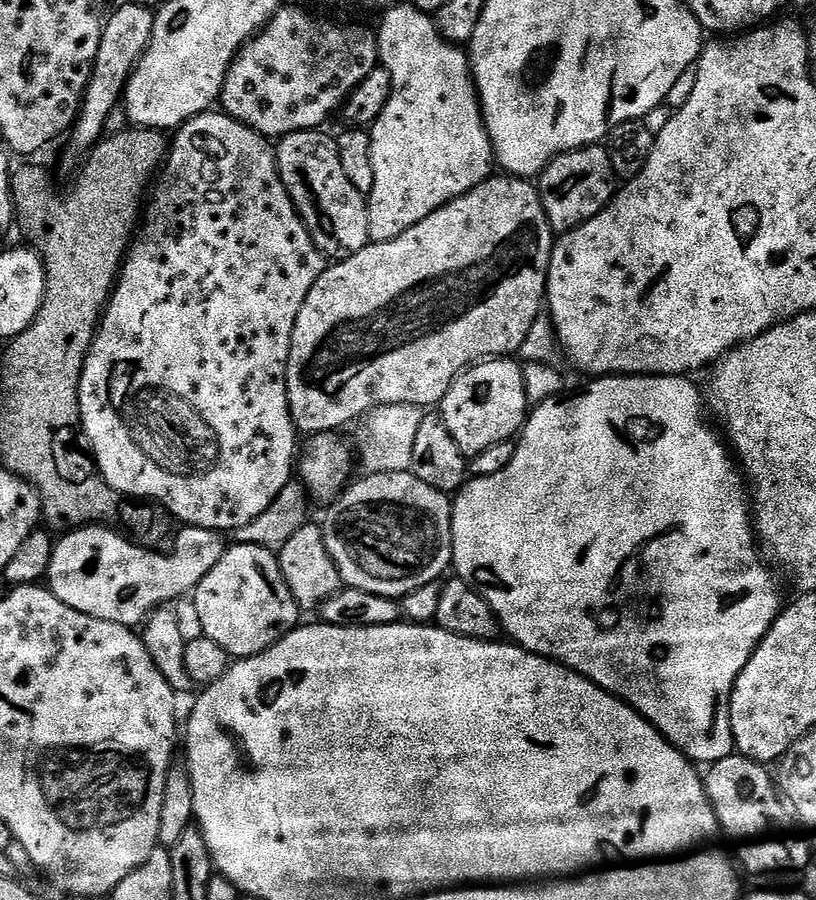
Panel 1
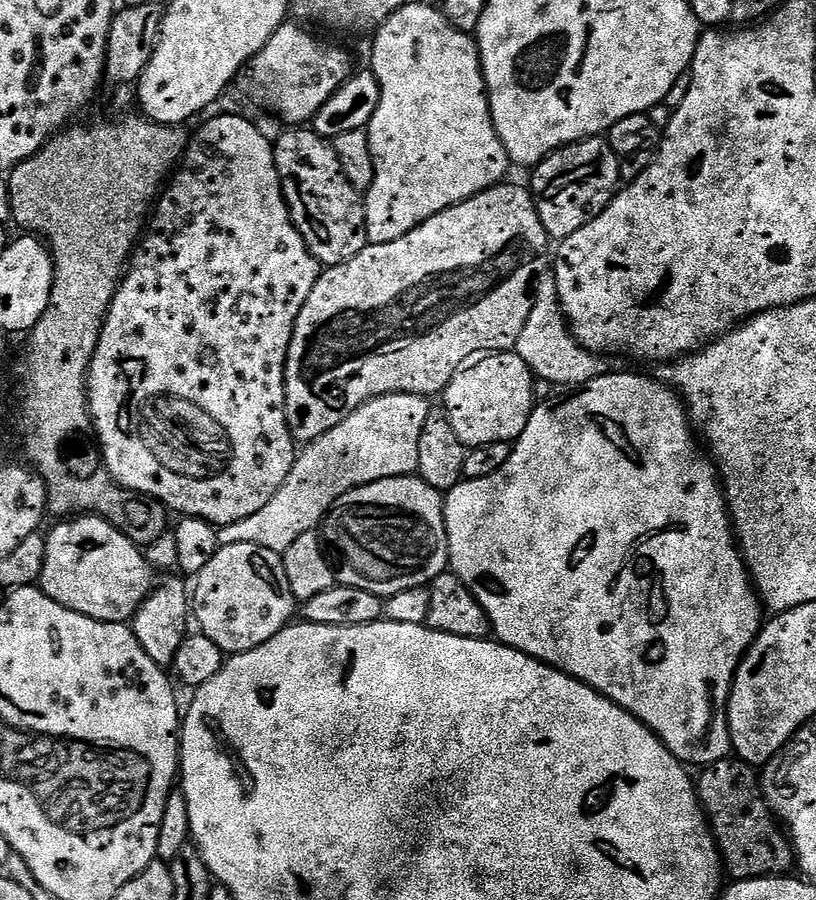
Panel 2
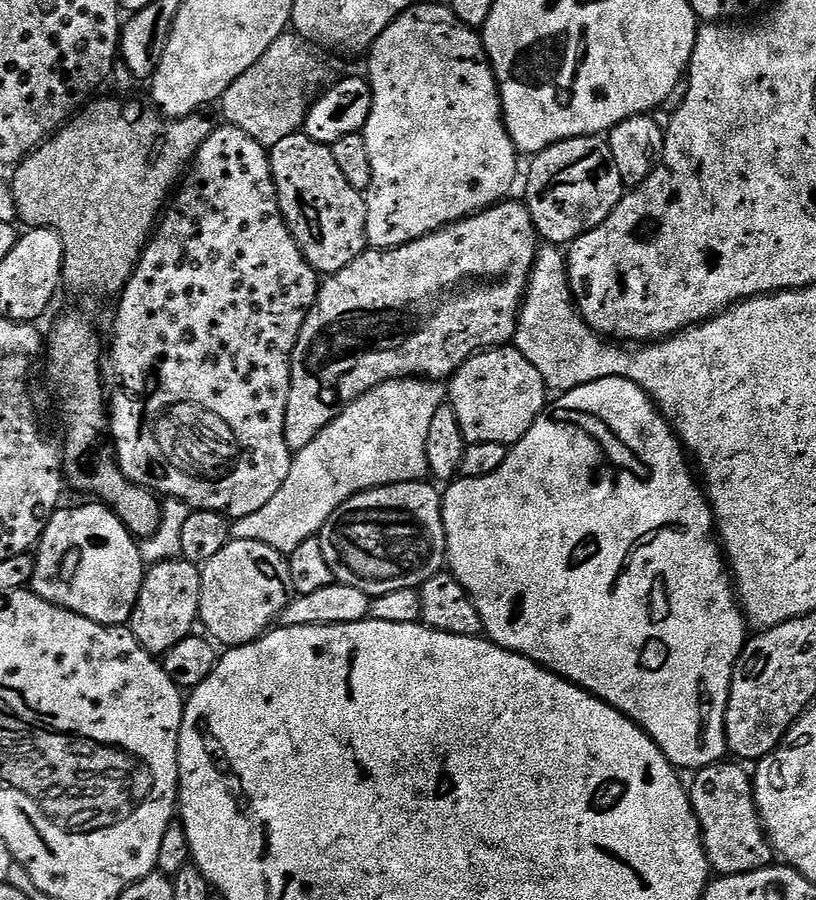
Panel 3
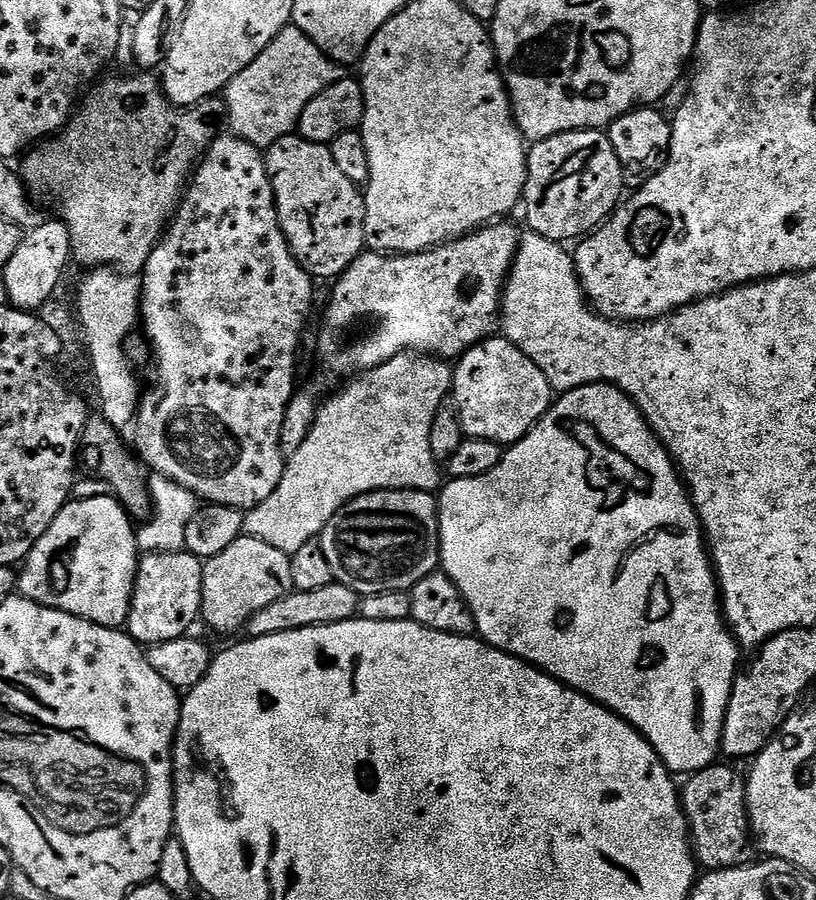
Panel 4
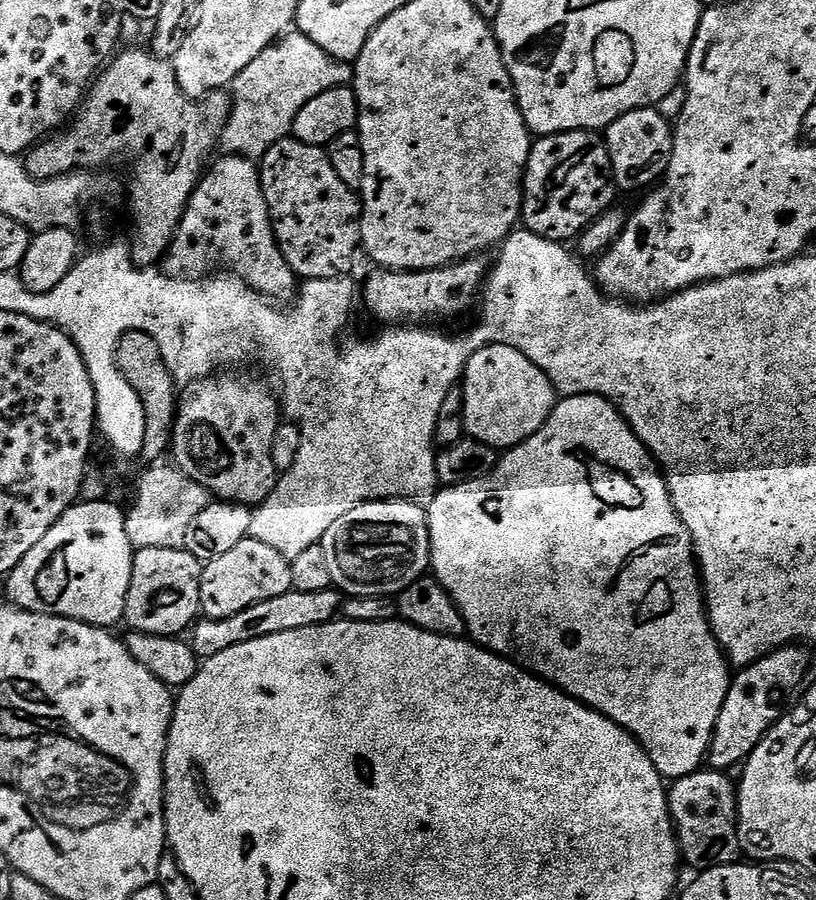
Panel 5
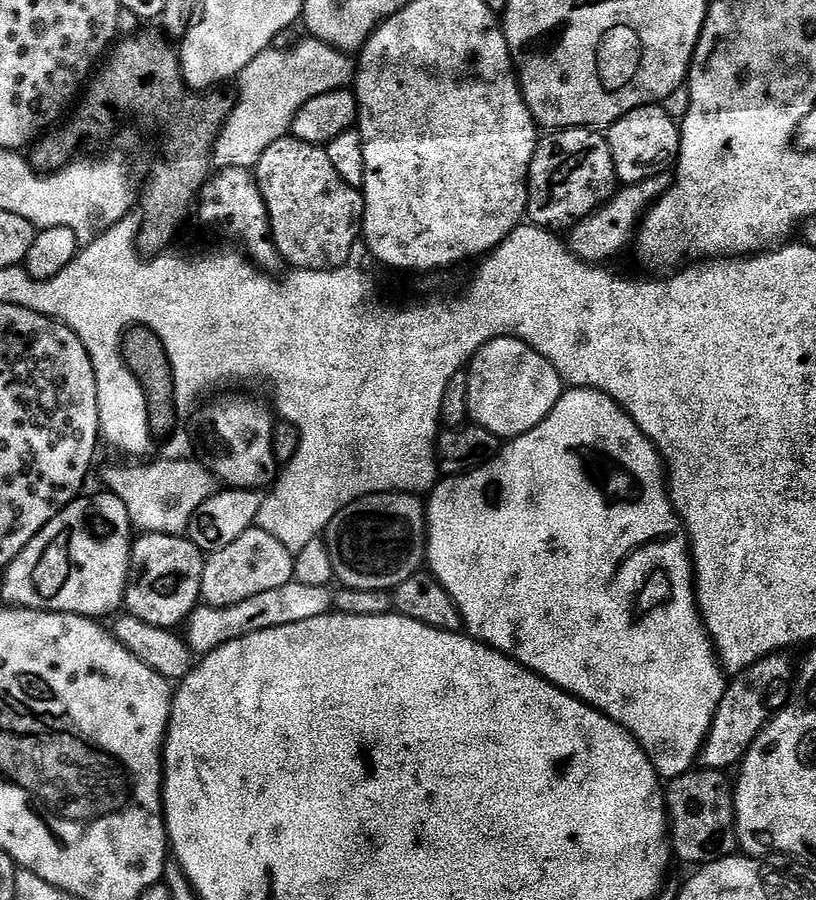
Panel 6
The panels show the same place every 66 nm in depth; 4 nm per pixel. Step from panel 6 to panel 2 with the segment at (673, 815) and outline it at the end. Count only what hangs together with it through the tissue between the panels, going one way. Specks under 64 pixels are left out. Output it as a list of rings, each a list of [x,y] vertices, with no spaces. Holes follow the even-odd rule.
[[[725,758],[707,765],[698,776],[698,795],[710,821],[723,867],[733,881],[759,876],[782,876],[793,871],[794,853],[789,833],[764,799],[761,777],[753,765]]]

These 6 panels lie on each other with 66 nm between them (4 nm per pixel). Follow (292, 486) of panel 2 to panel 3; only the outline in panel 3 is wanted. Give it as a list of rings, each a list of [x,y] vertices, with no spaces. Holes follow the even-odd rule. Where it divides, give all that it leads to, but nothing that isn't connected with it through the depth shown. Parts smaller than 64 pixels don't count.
[[[399,378],[371,388],[353,404],[344,405],[342,411],[305,448],[295,453],[290,474],[282,490],[278,490],[278,494],[274,494],[274,498],[270,498],[270,502],[266,502],[262,510],[254,510],[254,514],[238,516],[231,521],[231,539],[262,542],[287,554],[293,552],[302,542],[313,539],[324,527],[330,514],[334,514],[336,507],[356,493],[365,492],[367,488],[380,488],[383,484],[424,480],[429,475],[426,436],[430,421],[440,404],[446,400],[445,389],[443,392],[440,388],[443,387],[429,386],[416,378]]]

